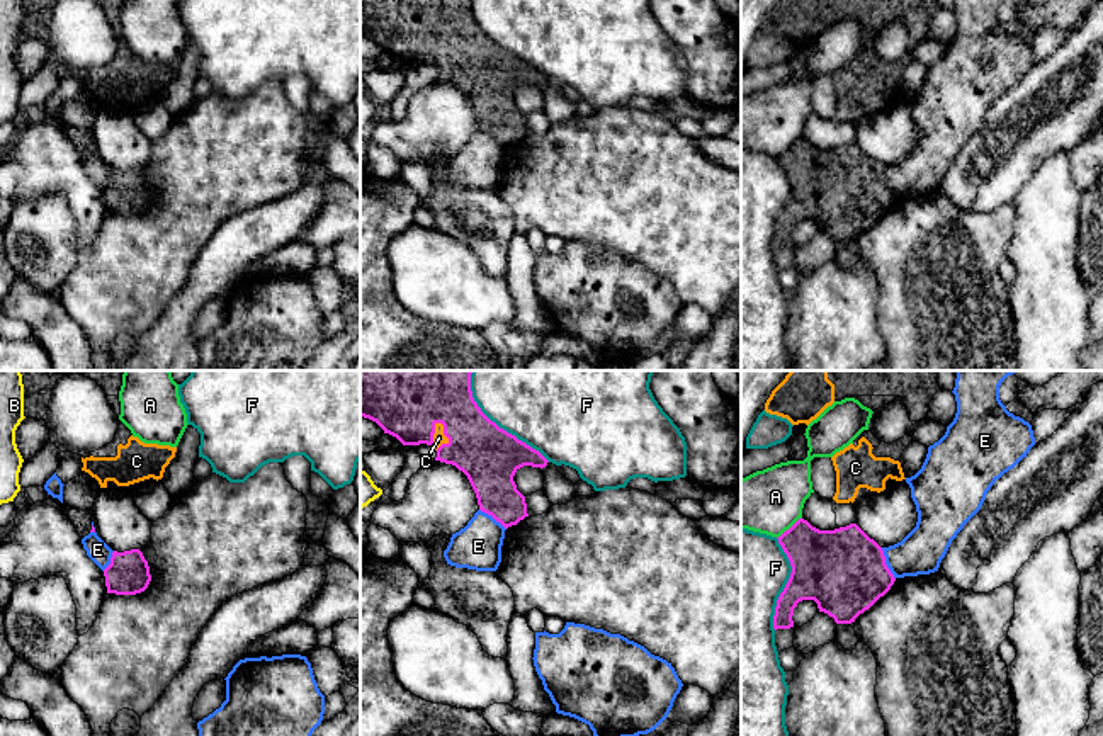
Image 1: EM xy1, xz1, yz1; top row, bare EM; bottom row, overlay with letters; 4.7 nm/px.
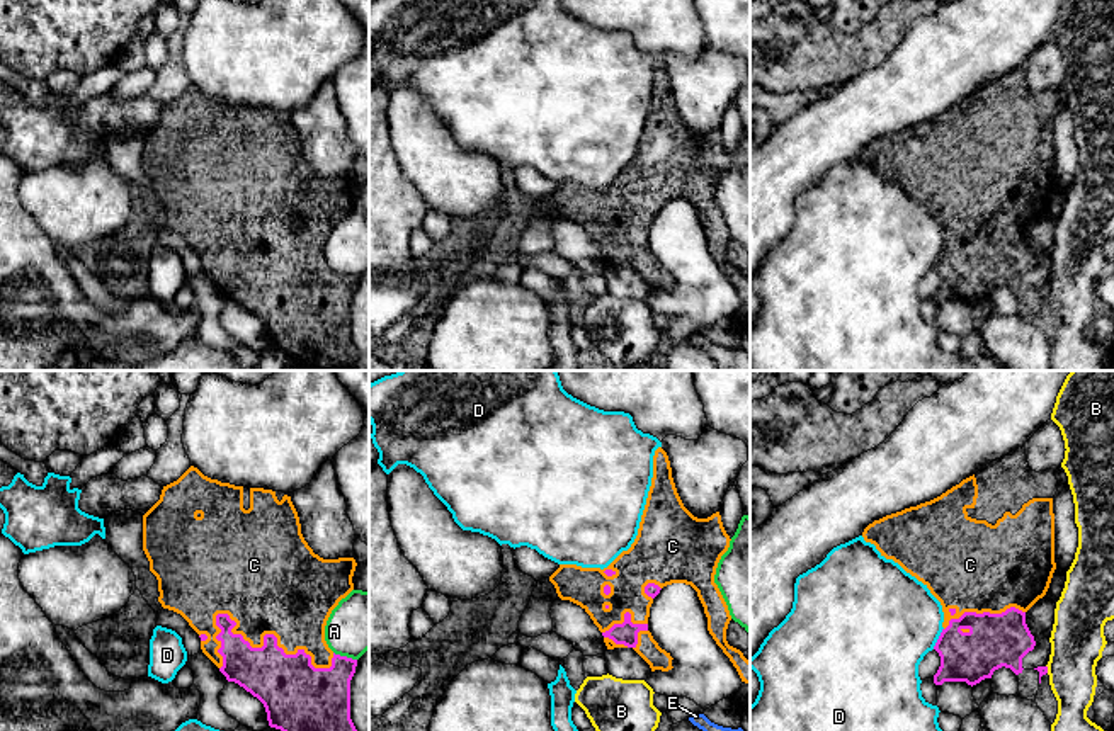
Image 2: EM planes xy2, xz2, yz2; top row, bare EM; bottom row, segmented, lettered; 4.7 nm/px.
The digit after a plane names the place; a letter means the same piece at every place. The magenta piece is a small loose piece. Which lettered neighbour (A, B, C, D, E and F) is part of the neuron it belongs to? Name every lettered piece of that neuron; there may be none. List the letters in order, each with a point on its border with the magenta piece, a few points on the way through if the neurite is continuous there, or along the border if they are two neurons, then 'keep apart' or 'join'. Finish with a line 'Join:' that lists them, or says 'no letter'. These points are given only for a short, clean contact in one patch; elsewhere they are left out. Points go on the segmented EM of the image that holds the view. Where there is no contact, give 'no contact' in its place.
A: yz1 (791, 527) | keep apart
B: yz2 (1046, 668) | along yz2 (1046, 665), (1048, 672) | keep apart
C: xy2 (269, 634) | join
D: yz2 (939, 638) | keep apart
E: yz1 (884, 563) | along yz1 (881, 548), (886, 566), (894, 578) | keep apart
F: xz1 (495, 424) | keep apart
Join: C

